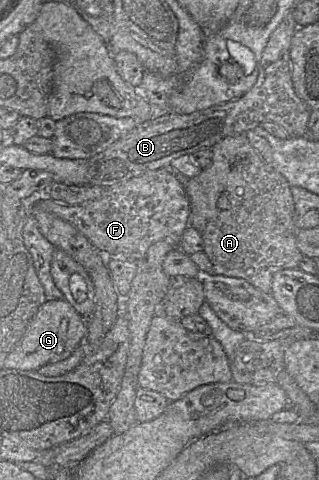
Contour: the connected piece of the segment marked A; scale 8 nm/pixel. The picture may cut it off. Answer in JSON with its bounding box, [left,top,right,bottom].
[184,134,303,293]

